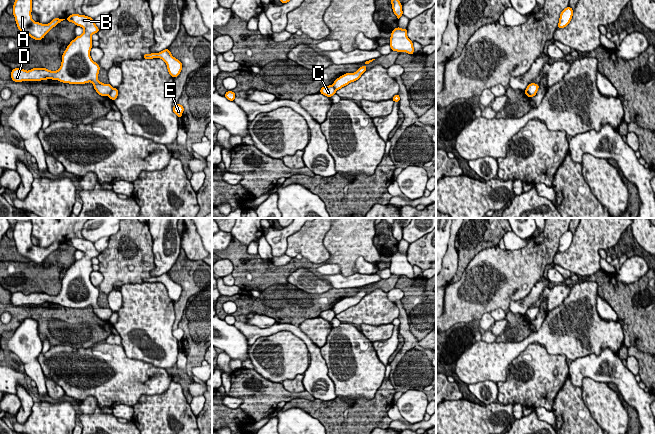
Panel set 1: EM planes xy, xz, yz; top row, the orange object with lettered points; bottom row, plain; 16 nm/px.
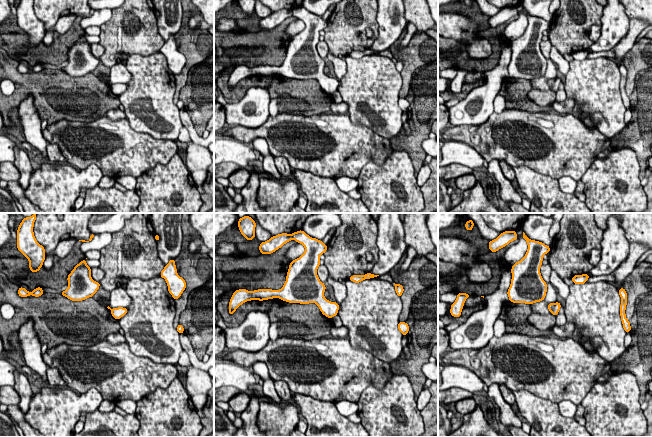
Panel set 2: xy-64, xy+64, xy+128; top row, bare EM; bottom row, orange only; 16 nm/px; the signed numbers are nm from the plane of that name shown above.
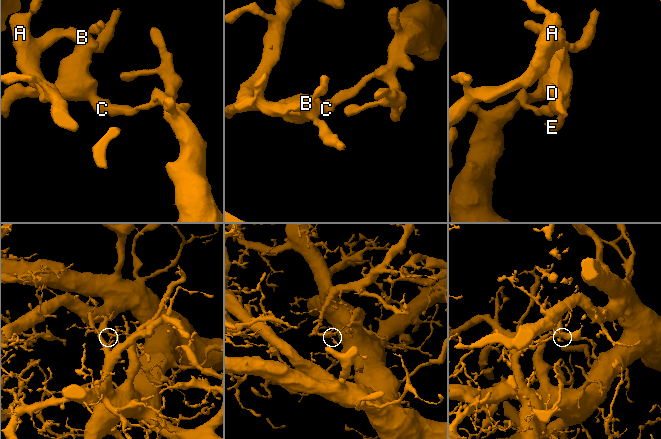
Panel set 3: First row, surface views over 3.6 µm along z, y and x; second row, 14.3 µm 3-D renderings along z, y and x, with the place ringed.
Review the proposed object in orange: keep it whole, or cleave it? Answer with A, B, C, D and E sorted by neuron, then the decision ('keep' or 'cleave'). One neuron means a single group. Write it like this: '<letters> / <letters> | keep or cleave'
A E / B C D | cleave

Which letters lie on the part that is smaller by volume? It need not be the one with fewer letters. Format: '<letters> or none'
B, C, D

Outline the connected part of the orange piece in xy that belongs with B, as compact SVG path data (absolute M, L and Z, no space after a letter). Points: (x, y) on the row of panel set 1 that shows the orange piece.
M72 14L66 20L82 27L84 32L82 35L76 36L67 46L62 55L60 68L57 71L51 71L44 67L33 68L29 71L15 68L12 69L11 79L14 82L47 79L69 84L91 82L99 95L109 96L113 88L109 83L104 84L98 80L100 66L90 56L90 51L93 47L91 35L98 33L100 29L95 25L93 18L85 15Z

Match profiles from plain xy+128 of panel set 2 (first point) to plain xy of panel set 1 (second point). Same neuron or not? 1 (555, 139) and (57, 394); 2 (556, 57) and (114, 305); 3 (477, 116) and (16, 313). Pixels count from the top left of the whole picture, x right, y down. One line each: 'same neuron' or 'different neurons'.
1: different neurons
2: same neuron
3: different neurons

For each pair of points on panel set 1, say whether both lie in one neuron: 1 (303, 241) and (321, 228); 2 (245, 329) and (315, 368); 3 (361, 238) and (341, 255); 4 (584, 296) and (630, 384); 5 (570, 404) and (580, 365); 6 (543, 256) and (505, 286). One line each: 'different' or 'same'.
1: same
2: same
3: same
4: different
5: different
6: same

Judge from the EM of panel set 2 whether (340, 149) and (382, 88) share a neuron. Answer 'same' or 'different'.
different

